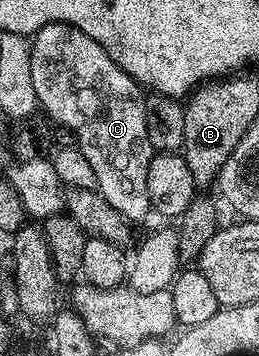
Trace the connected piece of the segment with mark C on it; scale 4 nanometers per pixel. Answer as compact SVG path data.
M57 21L45 25L39 33L33 34L31 44L32 86L35 87L37 104L51 117L54 125L68 127L74 133L76 148L92 163L96 175L96 188L112 207L127 222L142 221L151 216L152 210L148 199L148 163L154 158L155 151L149 145L148 123L145 122L145 105L147 98L138 82L120 68L110 58L108 51L88 39L84 31L74 25Z

